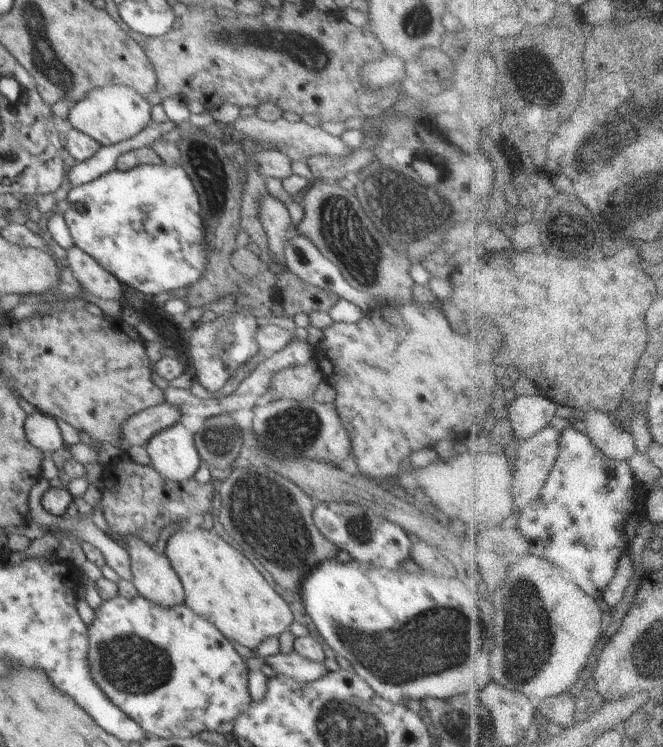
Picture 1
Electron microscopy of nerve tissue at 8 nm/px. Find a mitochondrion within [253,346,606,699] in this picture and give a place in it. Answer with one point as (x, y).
(437, 640)

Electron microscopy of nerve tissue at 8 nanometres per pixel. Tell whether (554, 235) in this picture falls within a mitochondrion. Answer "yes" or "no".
no

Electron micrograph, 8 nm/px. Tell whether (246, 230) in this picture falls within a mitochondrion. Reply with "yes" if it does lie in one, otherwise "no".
no

